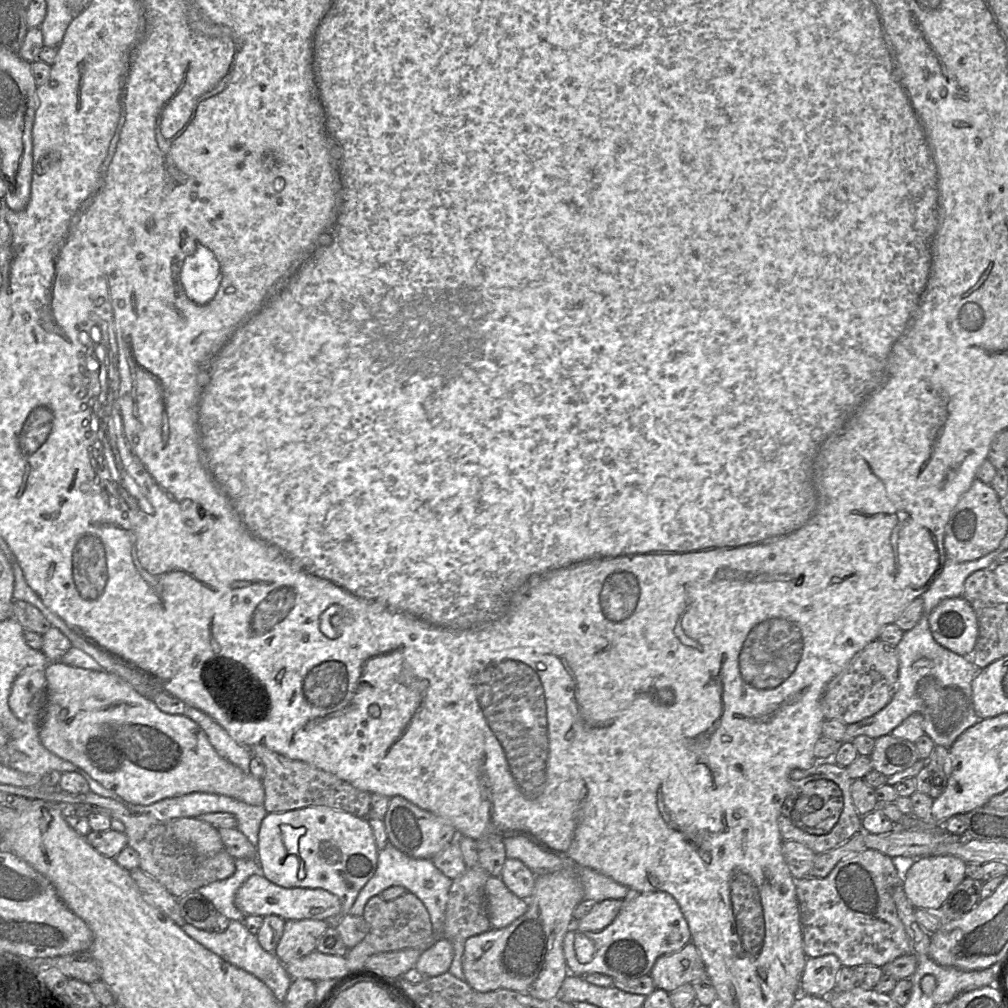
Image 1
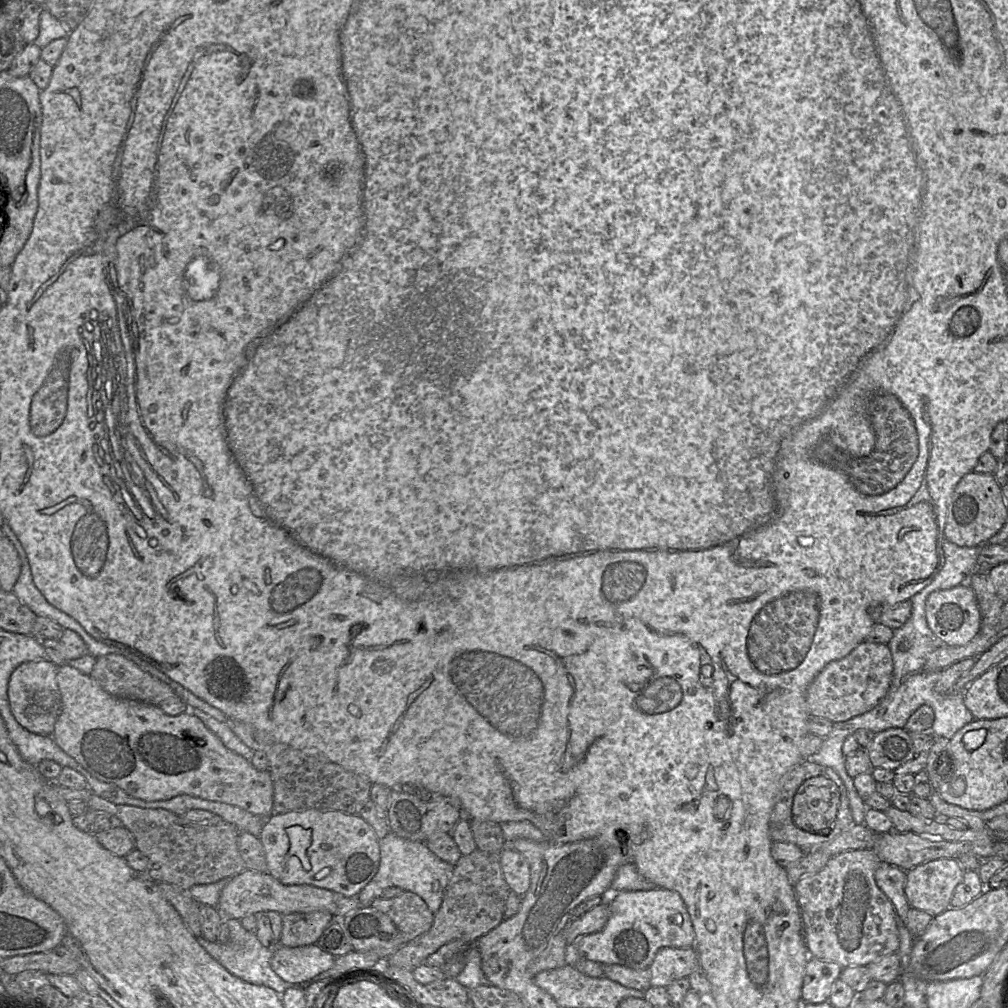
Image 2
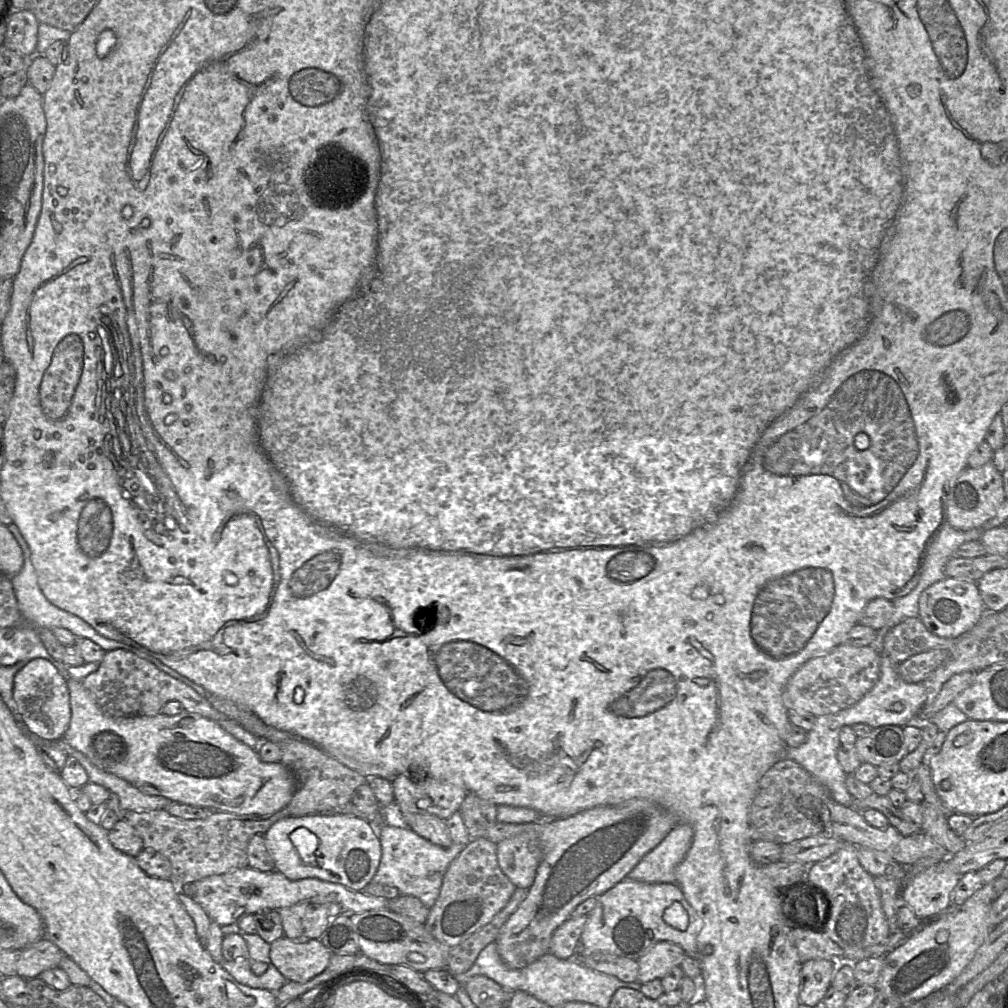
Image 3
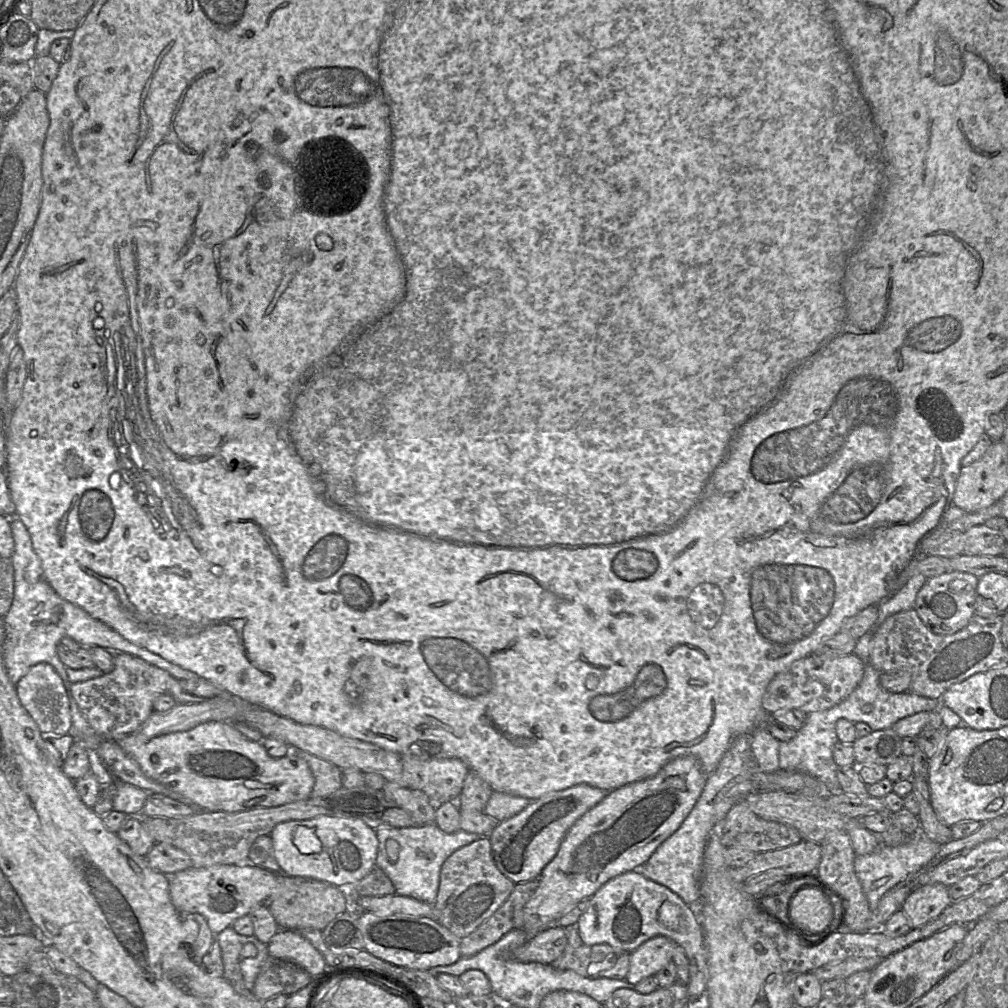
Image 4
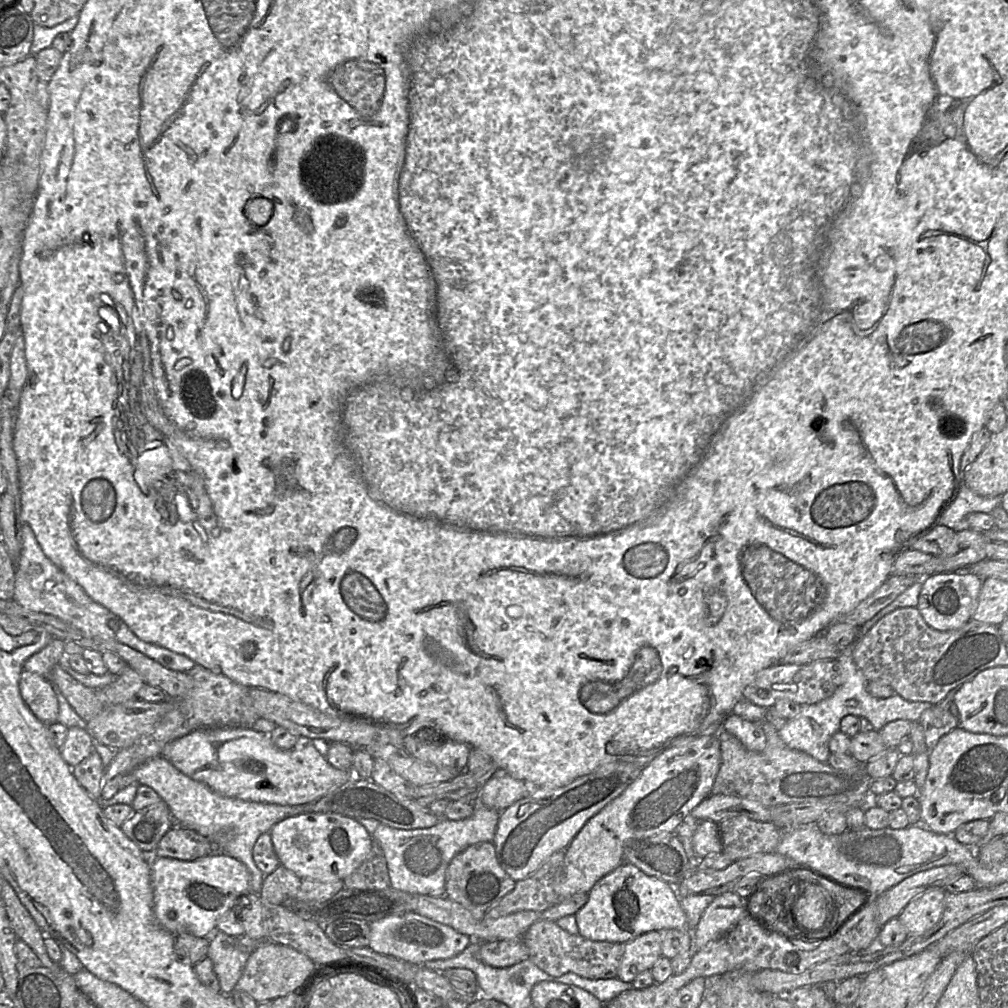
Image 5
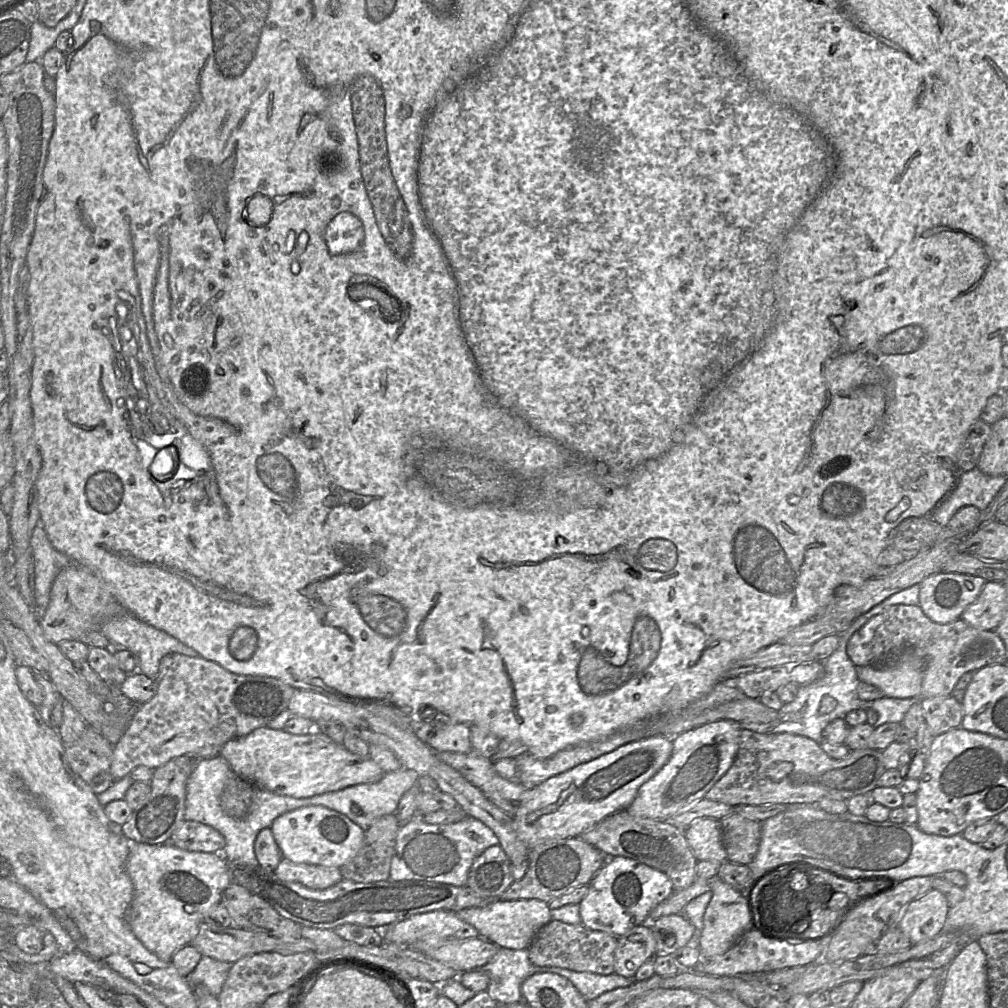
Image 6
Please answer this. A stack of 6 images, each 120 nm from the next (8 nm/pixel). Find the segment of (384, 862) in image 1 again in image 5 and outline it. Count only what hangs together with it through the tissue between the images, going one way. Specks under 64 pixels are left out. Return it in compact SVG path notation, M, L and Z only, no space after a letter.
M476 804L473 814L464 820L442 818L430 828L413 830L396 829L372 819L354 818L365 827L382 849L390 886L412 895L442 897L445 895L445 873L454 856L479 842L492 842L500 819L500 813Z

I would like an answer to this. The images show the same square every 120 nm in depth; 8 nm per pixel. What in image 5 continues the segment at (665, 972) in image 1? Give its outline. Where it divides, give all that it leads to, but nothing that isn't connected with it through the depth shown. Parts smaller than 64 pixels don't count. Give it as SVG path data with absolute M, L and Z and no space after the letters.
M657 930L641 934L624 944L624 954L618 969L618 978L633 982L645 970L651 970L663 956L662 933Z

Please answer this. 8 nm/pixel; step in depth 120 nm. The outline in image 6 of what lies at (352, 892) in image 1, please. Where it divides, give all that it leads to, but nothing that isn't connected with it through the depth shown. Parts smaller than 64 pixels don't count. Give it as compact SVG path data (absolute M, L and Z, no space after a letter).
M305 806L286 812L270 828L282 857L295 864L340 868L356 856L364 841L364 831L358 825L323 806Z

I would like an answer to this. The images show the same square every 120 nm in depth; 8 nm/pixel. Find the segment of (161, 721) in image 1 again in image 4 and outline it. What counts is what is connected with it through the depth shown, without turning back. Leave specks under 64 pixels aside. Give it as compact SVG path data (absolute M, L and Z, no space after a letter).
M209 721L186 731L155 737L145 737L136 731L119 739L117 743L139 764L147 777L170 787L199 810L240 812L259 807L277 807L309 798L314 786L313 774L307 762L299 755L300 749L289 746L290 752L287 750L285 756L272 758L262 742L248 739L226 721Z

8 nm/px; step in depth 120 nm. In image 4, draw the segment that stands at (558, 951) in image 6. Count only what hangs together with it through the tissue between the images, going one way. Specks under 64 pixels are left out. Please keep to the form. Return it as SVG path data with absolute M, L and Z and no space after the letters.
M609 944L567 945L562 955L550 965L557 970L573 970L589 978L624 980L630 968L630 953Z

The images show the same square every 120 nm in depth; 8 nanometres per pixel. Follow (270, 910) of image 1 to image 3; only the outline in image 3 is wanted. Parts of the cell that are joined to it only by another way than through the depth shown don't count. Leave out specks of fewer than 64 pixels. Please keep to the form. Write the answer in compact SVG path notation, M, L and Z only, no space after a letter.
M250 867L239 868L221 875L212 875L194 882L195 894L192 897L207 913L211 921L220 926L237 923L246 915L254 915L260 910L278 910L302 901L338 903L343 912L359 914L369 910L386 909L389 900L382 897L370 896L363 892L352 891L340 884L329 883L315 878L305 878L291 881L278 871L261 872Z

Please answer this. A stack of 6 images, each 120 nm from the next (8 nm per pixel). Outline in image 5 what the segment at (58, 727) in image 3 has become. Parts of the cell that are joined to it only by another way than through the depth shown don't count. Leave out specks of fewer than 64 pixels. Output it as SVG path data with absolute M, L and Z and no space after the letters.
M23 670L19 680L19 692L27 707L40 721L46 725L57 722L59 704L51 681Z

